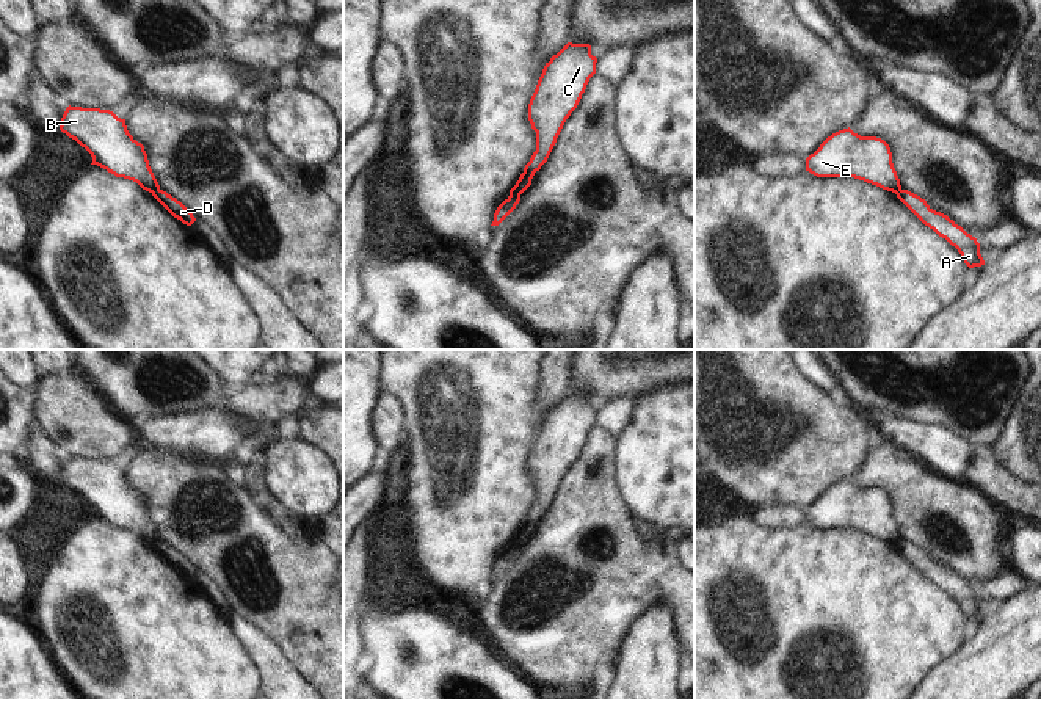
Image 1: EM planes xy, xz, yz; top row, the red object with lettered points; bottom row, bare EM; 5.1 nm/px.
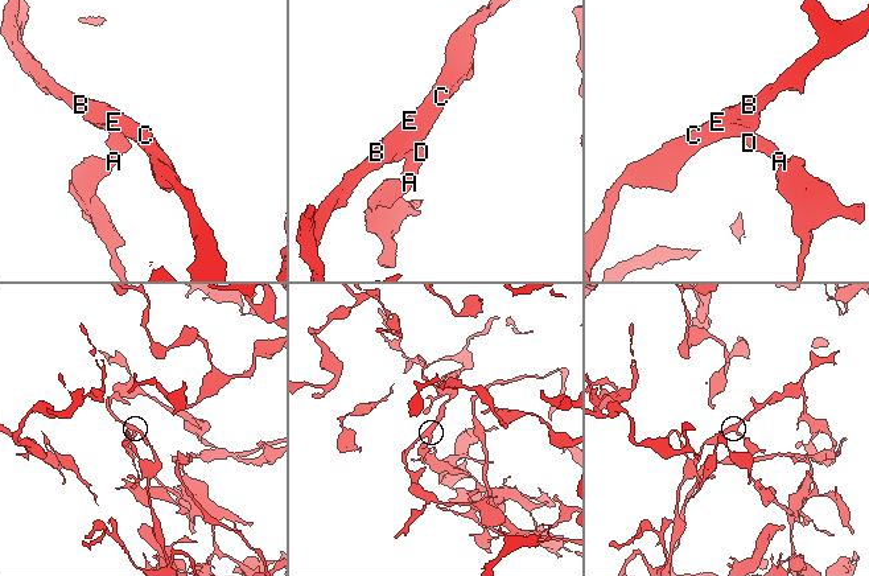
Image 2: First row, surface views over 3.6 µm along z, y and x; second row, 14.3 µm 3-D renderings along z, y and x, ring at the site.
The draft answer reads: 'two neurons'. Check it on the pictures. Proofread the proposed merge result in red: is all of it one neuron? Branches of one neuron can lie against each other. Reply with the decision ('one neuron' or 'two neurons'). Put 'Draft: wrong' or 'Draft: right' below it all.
two neurons
Draft: right

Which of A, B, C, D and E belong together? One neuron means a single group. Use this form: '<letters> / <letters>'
A D / B C E

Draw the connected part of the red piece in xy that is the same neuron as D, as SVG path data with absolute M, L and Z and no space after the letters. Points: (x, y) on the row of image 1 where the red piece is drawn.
M158 190L152 193L152 196L177 220L180 220L183 224L191 226L196 218L193 213L176 198L168 194L163 190Z

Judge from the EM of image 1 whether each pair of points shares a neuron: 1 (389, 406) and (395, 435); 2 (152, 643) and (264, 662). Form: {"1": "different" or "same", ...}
{"1": "same", "2": "different"}

